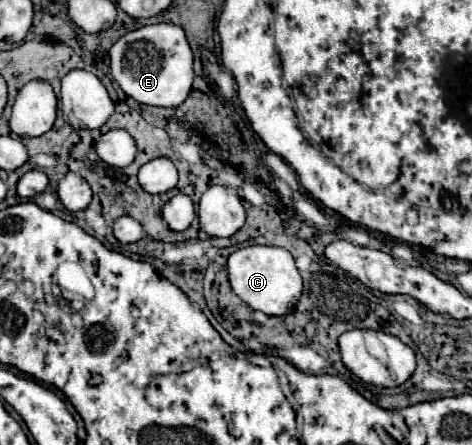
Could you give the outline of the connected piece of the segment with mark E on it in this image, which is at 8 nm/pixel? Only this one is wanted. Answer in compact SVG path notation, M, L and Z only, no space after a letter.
M157 23L131 31L109 49L109 57L113 61L113 79L125 91L125 95L133 97L137 103L155 107L179 107L191 93L195 79L193 53L183 29L177 25Z

